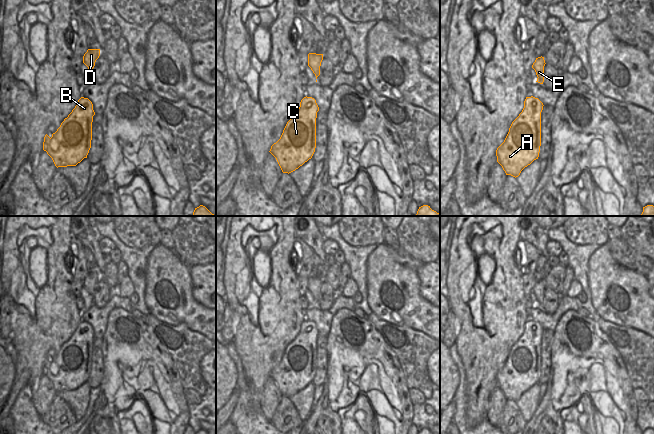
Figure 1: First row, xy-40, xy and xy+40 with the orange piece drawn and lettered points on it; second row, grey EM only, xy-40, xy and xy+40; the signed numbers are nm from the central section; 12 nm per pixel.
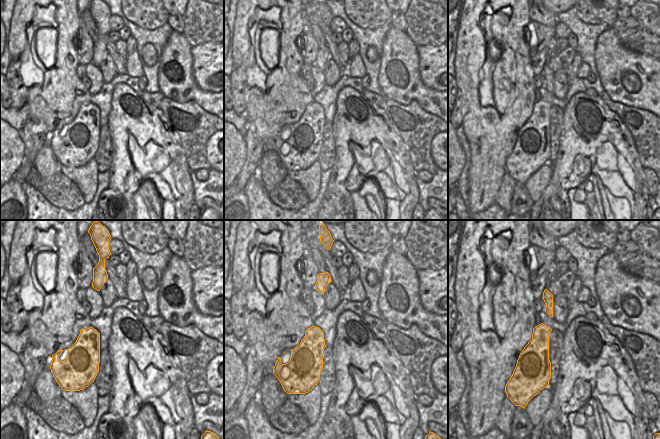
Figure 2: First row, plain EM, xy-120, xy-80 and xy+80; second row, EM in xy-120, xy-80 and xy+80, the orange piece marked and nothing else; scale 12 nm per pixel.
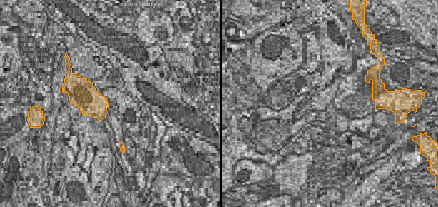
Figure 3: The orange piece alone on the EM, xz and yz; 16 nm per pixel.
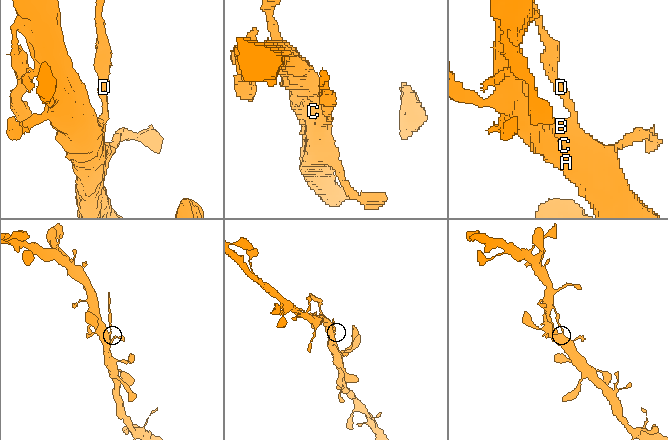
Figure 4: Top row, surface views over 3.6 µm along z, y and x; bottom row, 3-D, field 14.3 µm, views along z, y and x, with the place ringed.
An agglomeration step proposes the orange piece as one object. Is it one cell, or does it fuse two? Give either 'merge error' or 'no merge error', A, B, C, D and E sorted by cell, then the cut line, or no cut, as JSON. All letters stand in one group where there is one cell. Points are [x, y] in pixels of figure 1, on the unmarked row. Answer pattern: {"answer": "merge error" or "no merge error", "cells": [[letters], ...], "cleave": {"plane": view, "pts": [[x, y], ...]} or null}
{"answer": "merge error", "cells": [["A", "B", "C"], ["D", "E"]], "cleave": {"plane": "xy+40", "pts": [[538, 301], [543, 302]]}}

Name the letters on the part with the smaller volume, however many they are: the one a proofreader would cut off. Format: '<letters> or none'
D, E

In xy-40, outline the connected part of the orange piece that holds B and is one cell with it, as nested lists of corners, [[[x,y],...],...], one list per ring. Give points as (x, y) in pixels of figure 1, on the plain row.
[[[81,321],[52,361],[45,359],[43,374],[57,392],[76,390],[87,382],[91,372],[94,339],[92,326]]]

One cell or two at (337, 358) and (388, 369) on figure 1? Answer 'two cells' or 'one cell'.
one cell

